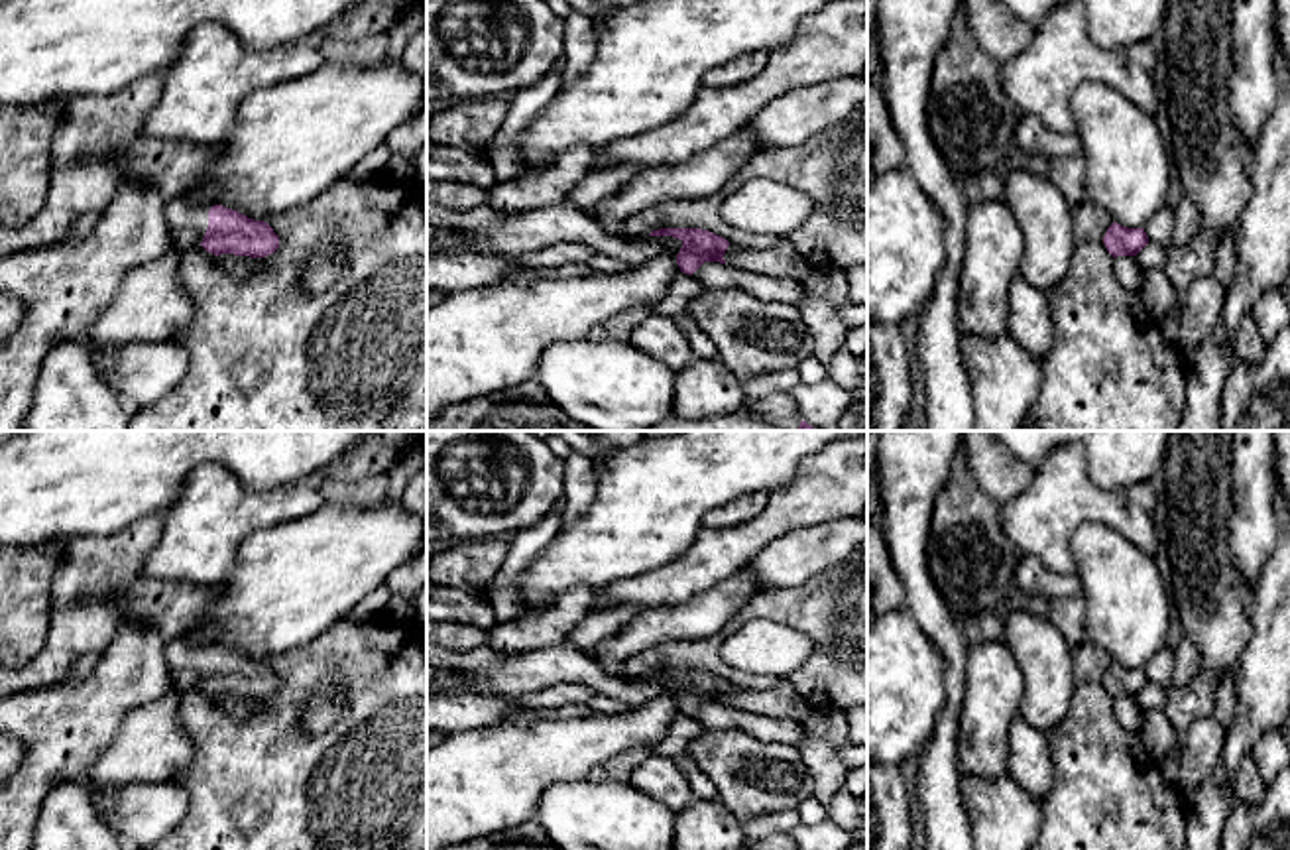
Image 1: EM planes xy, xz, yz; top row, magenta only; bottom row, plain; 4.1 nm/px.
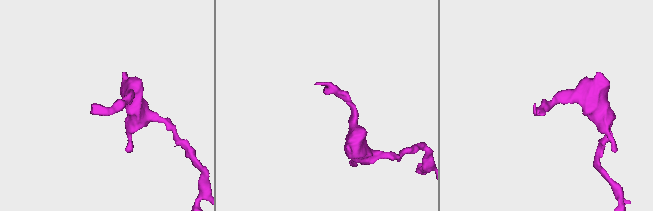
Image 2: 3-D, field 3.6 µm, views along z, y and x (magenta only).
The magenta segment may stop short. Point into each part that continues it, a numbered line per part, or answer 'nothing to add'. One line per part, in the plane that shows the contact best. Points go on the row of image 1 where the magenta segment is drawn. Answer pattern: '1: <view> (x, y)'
1: xy (187, 225)

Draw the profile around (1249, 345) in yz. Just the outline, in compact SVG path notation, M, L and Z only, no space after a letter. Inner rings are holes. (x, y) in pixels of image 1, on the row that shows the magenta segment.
M1245 315L1239 321L1235 331L1235 350L1249 364L1257 364L1262 358L1264 340L1259 333L1253 315Z

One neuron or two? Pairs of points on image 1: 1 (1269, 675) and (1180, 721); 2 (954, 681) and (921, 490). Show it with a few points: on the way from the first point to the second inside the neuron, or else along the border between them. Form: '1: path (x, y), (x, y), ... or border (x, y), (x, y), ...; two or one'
1: border (1253, 634), (1241, 656), (1237, 677); two
2: path (946, 634), (925, 603), (915, 579), (913, 538); one

